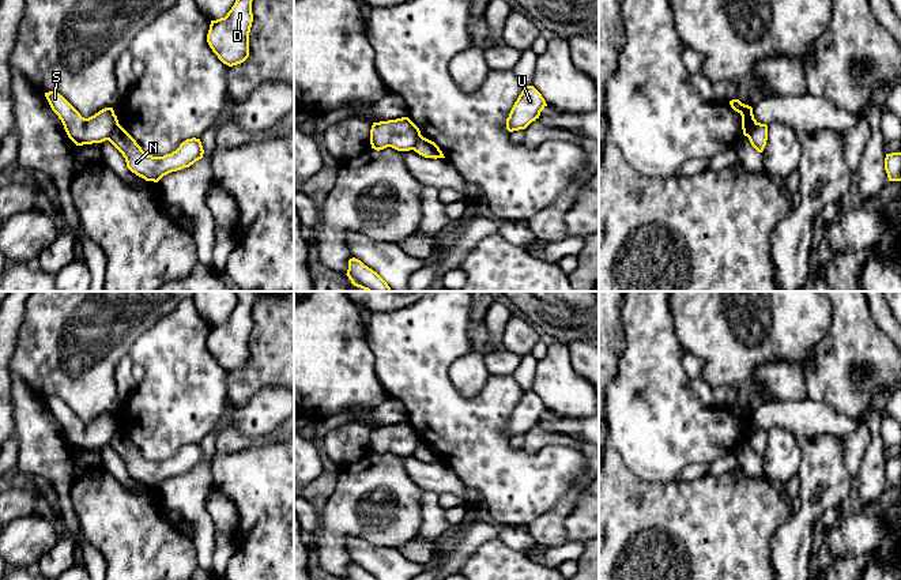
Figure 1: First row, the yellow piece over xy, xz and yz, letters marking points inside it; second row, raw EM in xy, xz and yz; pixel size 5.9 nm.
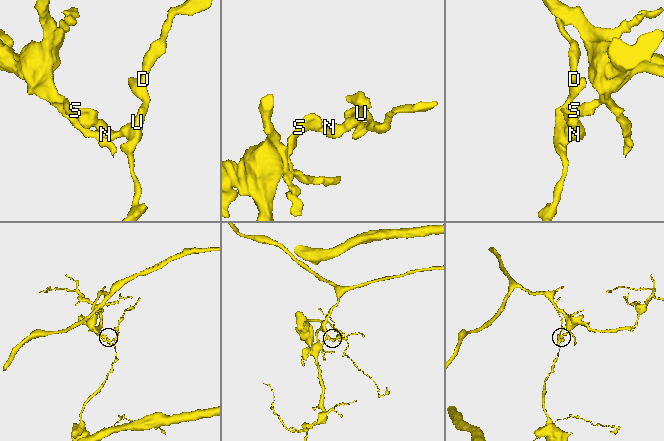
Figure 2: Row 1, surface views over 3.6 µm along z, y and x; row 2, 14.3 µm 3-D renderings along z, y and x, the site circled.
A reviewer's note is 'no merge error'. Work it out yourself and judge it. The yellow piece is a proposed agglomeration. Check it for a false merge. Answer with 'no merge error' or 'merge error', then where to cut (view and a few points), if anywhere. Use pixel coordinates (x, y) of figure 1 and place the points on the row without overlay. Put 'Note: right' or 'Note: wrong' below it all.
merge error | xy (119, 429), (108, 444)
Note: wrong

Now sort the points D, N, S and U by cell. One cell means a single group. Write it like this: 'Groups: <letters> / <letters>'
Groups: D N U / S

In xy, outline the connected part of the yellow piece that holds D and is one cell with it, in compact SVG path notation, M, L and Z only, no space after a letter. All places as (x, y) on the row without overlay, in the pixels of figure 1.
M237 291L238 302L227 320L211 325L207 347L218 364L229 372L241 369L249 362L252 306L260 293Z

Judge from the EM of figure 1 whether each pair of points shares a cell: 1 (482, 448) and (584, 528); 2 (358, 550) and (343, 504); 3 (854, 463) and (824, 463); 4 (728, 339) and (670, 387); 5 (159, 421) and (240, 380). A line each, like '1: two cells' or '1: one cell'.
1: two cells
2: two cells
3: two cells
4: two cells
5: two cells

